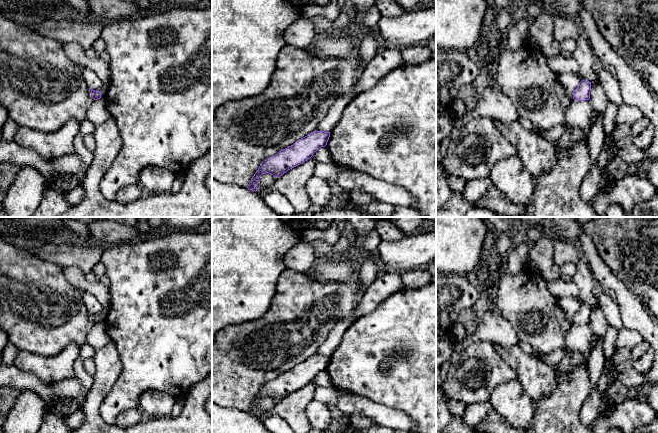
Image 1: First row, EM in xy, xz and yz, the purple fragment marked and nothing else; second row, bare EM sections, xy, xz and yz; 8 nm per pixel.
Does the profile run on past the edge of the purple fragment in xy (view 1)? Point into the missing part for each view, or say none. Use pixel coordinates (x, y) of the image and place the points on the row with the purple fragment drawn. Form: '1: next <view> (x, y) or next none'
1: next none

